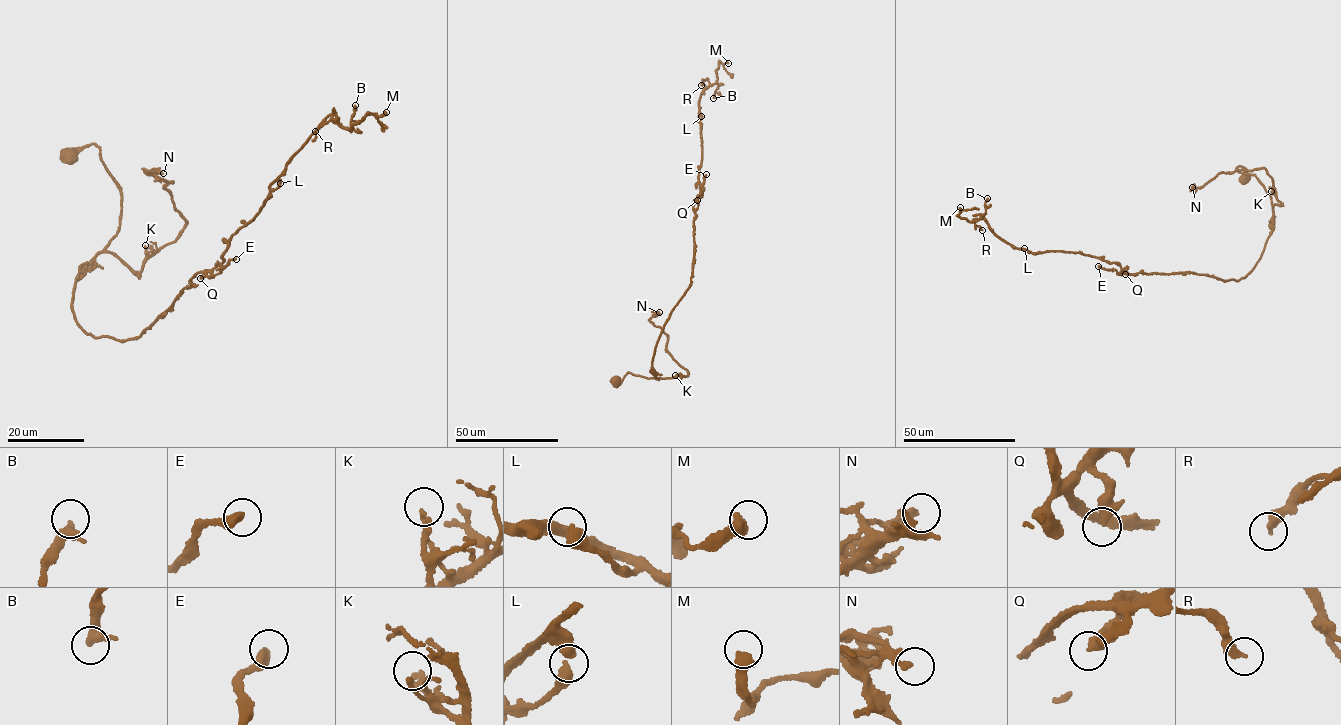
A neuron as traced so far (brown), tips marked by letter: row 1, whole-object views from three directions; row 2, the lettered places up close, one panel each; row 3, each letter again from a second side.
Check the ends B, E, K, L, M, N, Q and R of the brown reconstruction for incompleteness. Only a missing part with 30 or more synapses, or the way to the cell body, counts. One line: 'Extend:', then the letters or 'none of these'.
Extend: B

